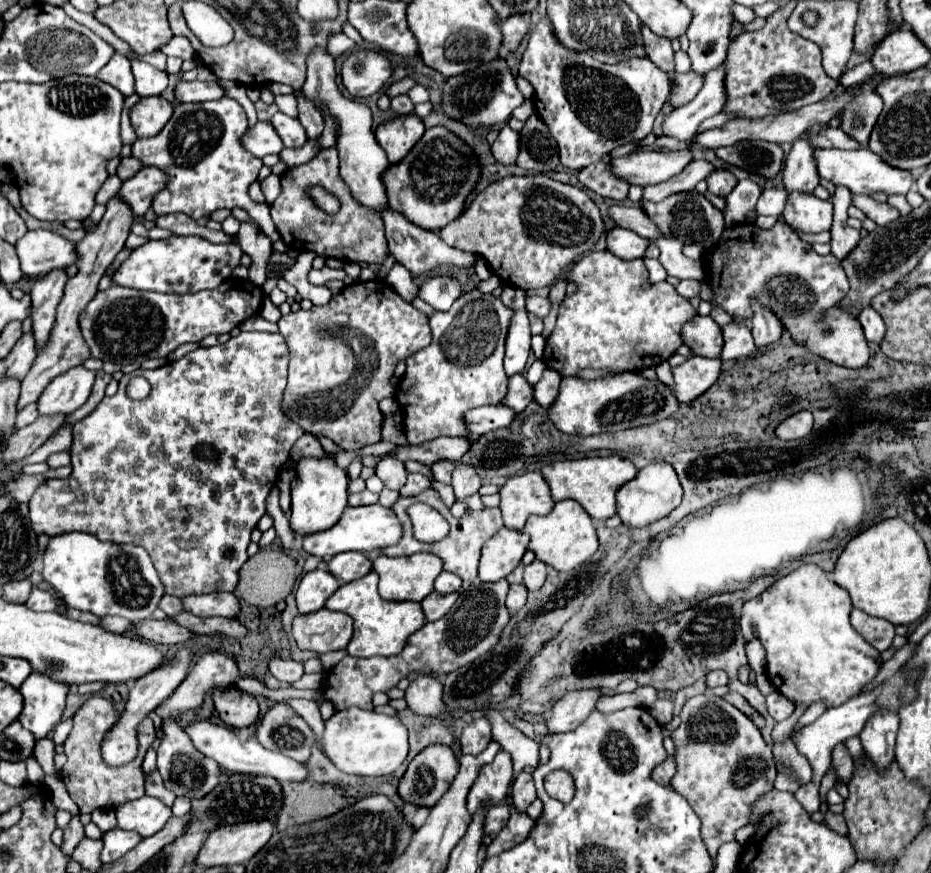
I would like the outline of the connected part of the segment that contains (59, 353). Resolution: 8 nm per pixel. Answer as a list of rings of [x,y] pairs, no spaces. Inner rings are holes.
[[[114,196],[110,198],[108,202],[108,210],[106,214],[102,216],[98,228],[90,234],[86,234],[82,238],[82,242],[78,244],[78,254],[80,254],[80,260],[78,260],[78,274],[74,278],[68,280],[66,284],[66,290],[64,290],[64,298],[58,306],[58,314],[56,314],[56,322],[54,322],[54,328],[50,332],[50,338],[48,342],[38,350],[38,356],[30,368],[30,372],[26,374],[26,378],[22,380],[22,390],[20,390],[20,398],[18,398],[18,410],[22,410],[24,406],[32,404],[38,400],[38,396],[42,394],[42,390],[46,388],[46,382],[54,380],[58,374],[64,374],[68,372],[70,368],[82,364],[84,360],[90,358],[90,350],[88,350],[88,344],[84,342],[82,334],[80,334],[80,324],[78,324],[78,316],[82,314],[82,310],[88,306],[88,302],[96,296],[96,288],[98,288],[98,282],[100,278],[104,276],[106,268],[114,262],[116,254],[124,248],[124,242],[130,234],[130,228],[134,224],[134,214],[130,210],[130,206],[120,198],[120,196]]]

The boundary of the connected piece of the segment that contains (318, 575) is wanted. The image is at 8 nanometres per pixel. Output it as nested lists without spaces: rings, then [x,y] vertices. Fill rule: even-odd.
[[[326,570],[308,572],[296,590],[296,602],[300,614],[310,614],[324,608],[326,600],[342,586],[342,582]]]

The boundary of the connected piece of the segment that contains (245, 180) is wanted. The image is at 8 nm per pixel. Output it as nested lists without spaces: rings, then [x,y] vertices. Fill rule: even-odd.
[[[220,98],[200,104],[176,104],[170,122],[158,136],[138,138],[132,144],[132,156],[142,160],[144,166],[162,168],[170,176],[170,184],[152,202],[156,214],[184,212],[198,220],[220,208],[242,208],[260,224],[272,242],[278,240],[280,234],[270,218],[270,206],[258,204],[248,196],[248,188],[256,182],[262,160],[250,156],[242,150],[242,144],[238,144],[246,128],[248,118],[242,106],[232,98]]]

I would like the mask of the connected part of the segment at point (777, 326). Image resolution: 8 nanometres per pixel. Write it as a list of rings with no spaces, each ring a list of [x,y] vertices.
[[[756,298],[752,300],[752,336],[756,346],[764,346],[764,344],[772,344],[774,340],[778,340],[778,336],[782,334],[782,322],[780,318],[770,312],[766,306],[762,306]]]

